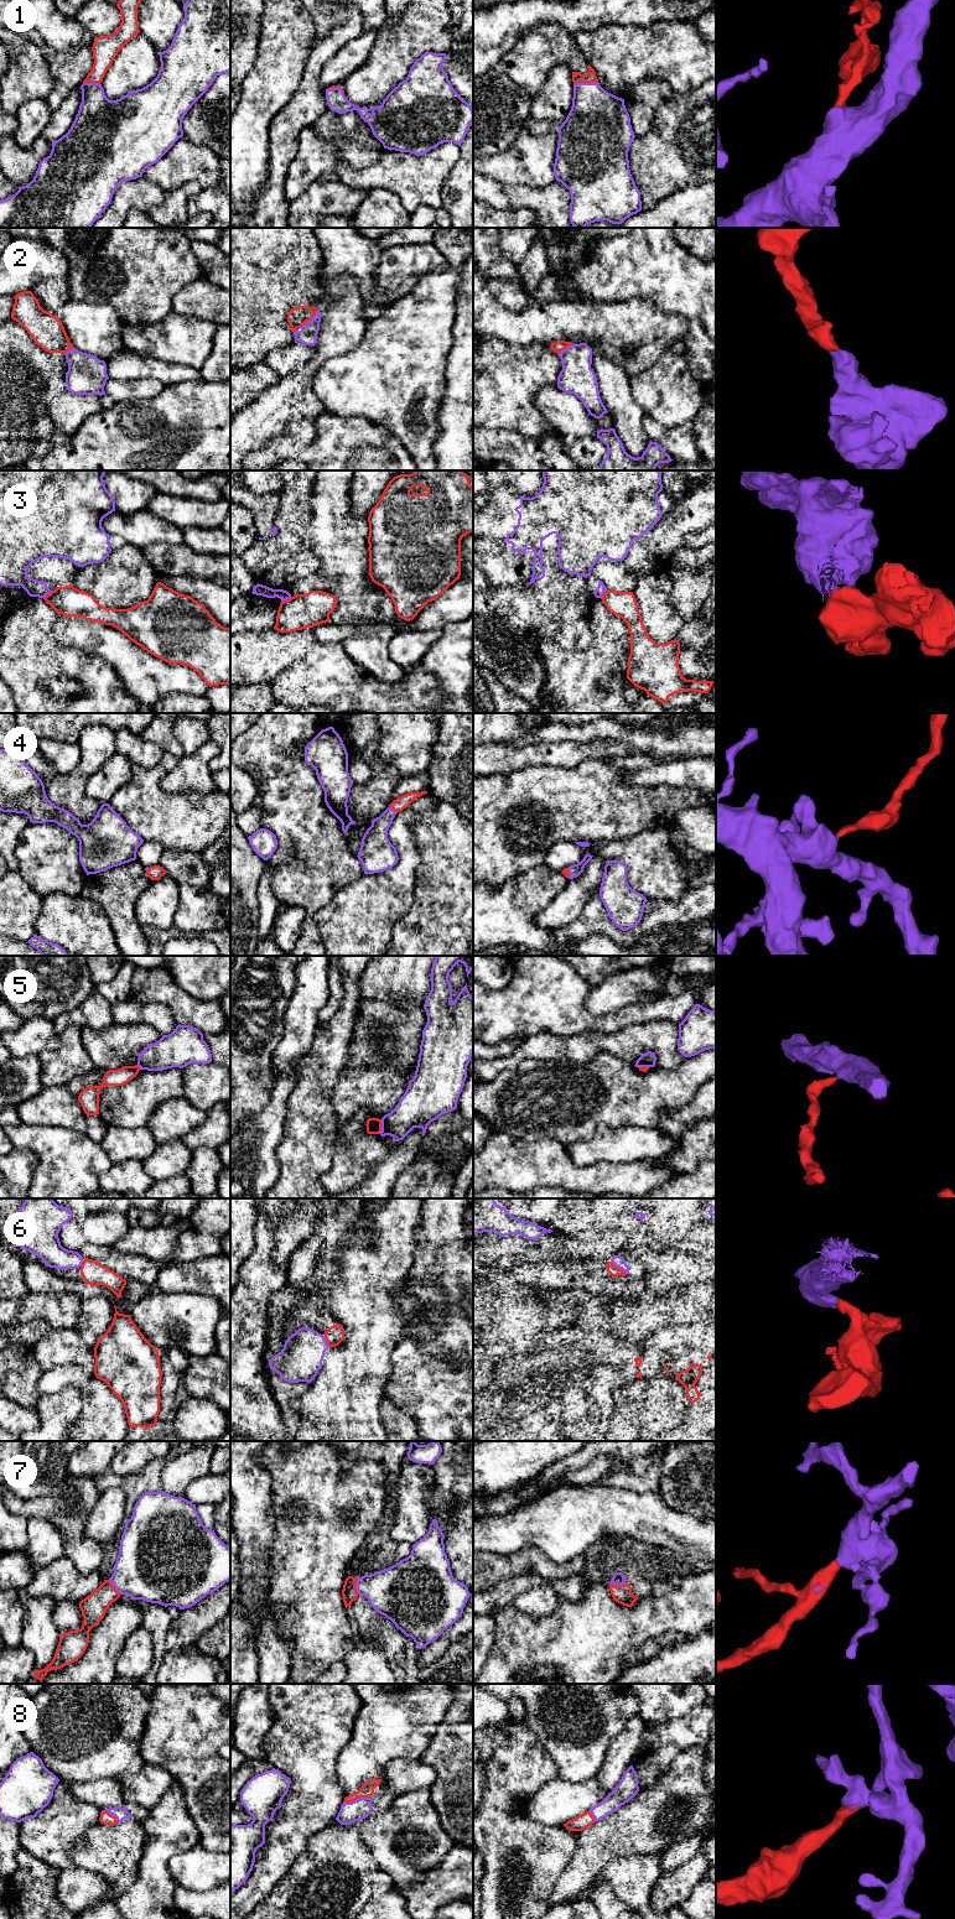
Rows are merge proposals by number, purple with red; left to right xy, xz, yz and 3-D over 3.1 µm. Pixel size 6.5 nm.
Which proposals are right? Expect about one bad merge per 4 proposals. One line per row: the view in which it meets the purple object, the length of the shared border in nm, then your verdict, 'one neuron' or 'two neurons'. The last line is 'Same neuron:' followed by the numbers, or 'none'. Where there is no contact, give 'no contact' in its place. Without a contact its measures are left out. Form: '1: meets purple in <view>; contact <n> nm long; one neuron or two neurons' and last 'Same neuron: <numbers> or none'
1: meets purple in yz; contact 160 nm long; one neuron
2: meets purple in xz; contact 170 nm long; one neuron
3: meets purple in xz; contact 80 nm long; two neurons
4: meets purple in xz; contact 80 nm long; one neuron
5: meets purple in xz; contact 100 nm long; two neurons
6: meets purple in yz; contact 130 nm long; one neuron
7: meets purple in xz; contact 110 nm long; one neuron
8: meets purple in xz; contact 180 nm long; one neuron
Same neuron: 1, 2, 4, 6, 7, 8

